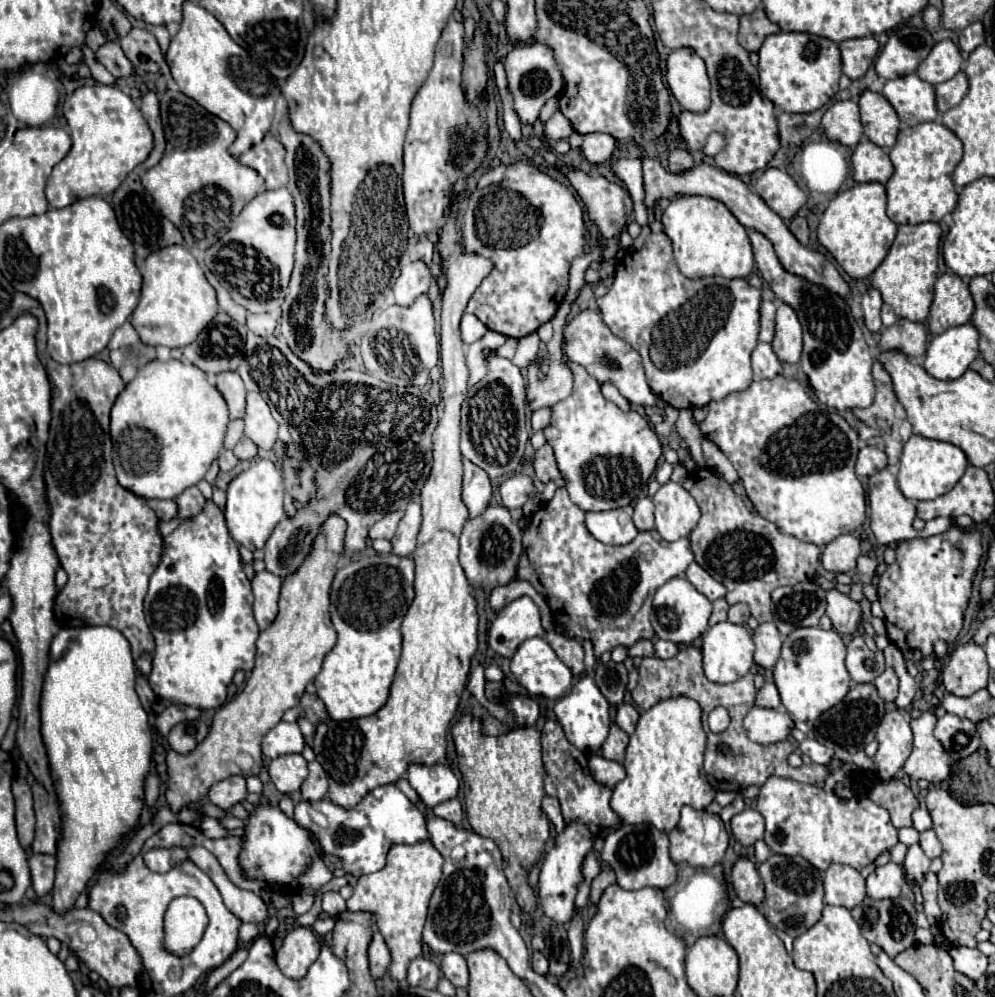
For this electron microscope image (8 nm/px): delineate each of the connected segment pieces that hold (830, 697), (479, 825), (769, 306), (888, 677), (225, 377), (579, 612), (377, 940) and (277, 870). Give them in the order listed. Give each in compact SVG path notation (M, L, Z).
M797 628L793 630L781 650L781 658L775 664L775 686L781 694L781 702L789 714L797 720L815 720L819 714L839 704L851 688L851 678L845 668L845 644L835 630L823 628Z
M463 716L453 726L451 734L465 784L467 820L479 836L491 838L499 846L505 862L505 874L517 896L517 904L523 912L535 914L537 900L527 878L550 838L550 822L541 810L541 800L545 796L541 732L535 728L515 728L503 736L491 738L481 734L481 722L477 718Z
M763 300L761 302L761 332L759 332L759 340L761 342L771 342L773 338L773 330L775 330L775 302Z
M885 668L885 672L879 674L873 684L883 700L893 702L897 698L897 674L893 668Z
M223 372L217 376L215 386L227 402L229 418L231 420L243 418L243 414L245 414L245 386L243 386L241 376L237 372Z
M557 488L551 502L545 502L533 516L529 526L523 532L523 554L517 568L517 578L529 582L545 600L557 624L565 628L571 638L587 636L587 620L597 620L605 628L627 628L633 616L647 606L649 602L649 624L653 614L653 598L657 588L661 588L667 580L685 574L687 566L693 560L693 552L687 538L677 542L661 542L653 532L639 532L637 538L625 546L607 546L595 540L585 524L585 512L569 500L565 488Z
M373 928L373 938L369 944L369 964L371 964L373 978L381 978L387 972L389 962L391 962L391 956L389 956L389 950L383 942L383 936L379 934L377 928Z
M259 804L253 814L249 814L249 822L245 824L245 838L243 838L243 870L251 874L251 878L263 878L265 882L275 882L285 888L297 888L297 878L305 870L311 858L319 856L317 844L311 840L307 830L297 826L293 818L287 818L279 808Z

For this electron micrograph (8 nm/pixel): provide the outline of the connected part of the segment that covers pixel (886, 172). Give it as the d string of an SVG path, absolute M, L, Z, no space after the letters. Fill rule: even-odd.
M861 140L851 156L855 182L879 182L885 184L893 174L893 164L883 148L869 140Z

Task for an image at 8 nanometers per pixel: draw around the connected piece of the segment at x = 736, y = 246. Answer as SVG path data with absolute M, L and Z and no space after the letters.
M681 196L669 202L661 222L673 242L675 262L687 278L747 278L753 272L753 246L747 230L723 202L707 196Z

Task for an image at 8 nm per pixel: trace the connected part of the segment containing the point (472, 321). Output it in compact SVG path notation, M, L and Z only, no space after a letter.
M463 314L463 318L461 318L461 338L463 338L463 342L479 340L483 337L485 330L487 328L473 314Z

